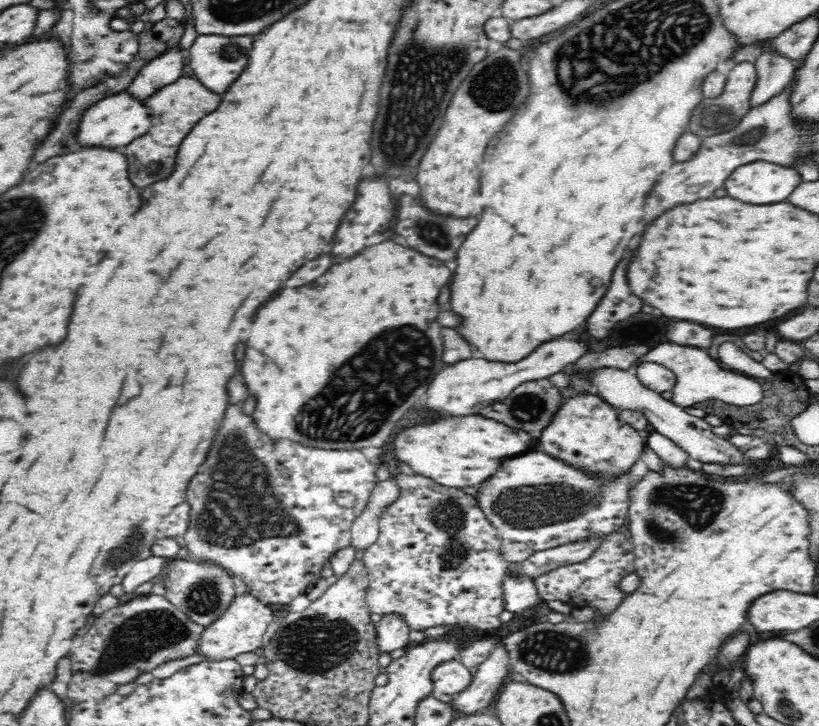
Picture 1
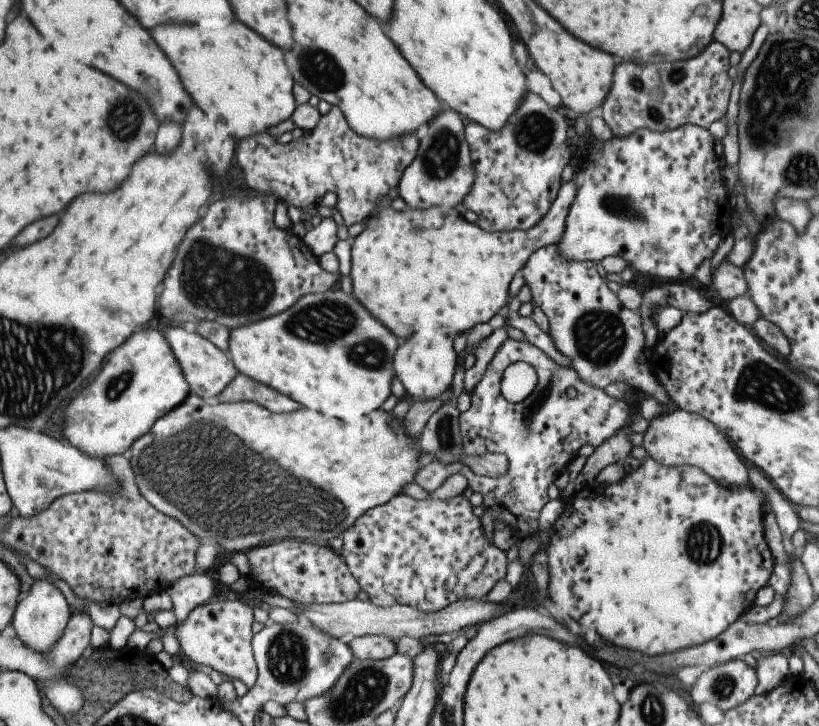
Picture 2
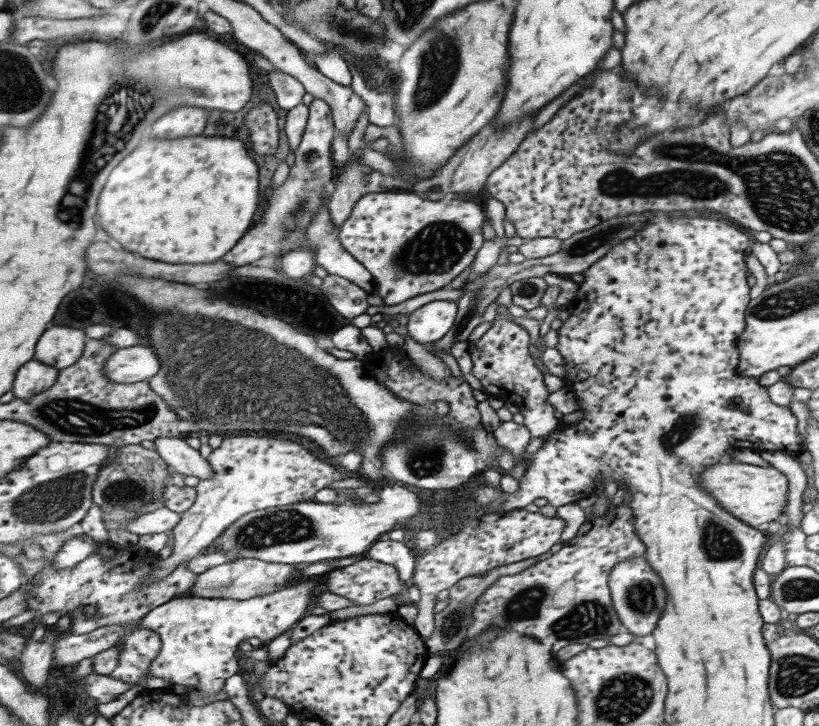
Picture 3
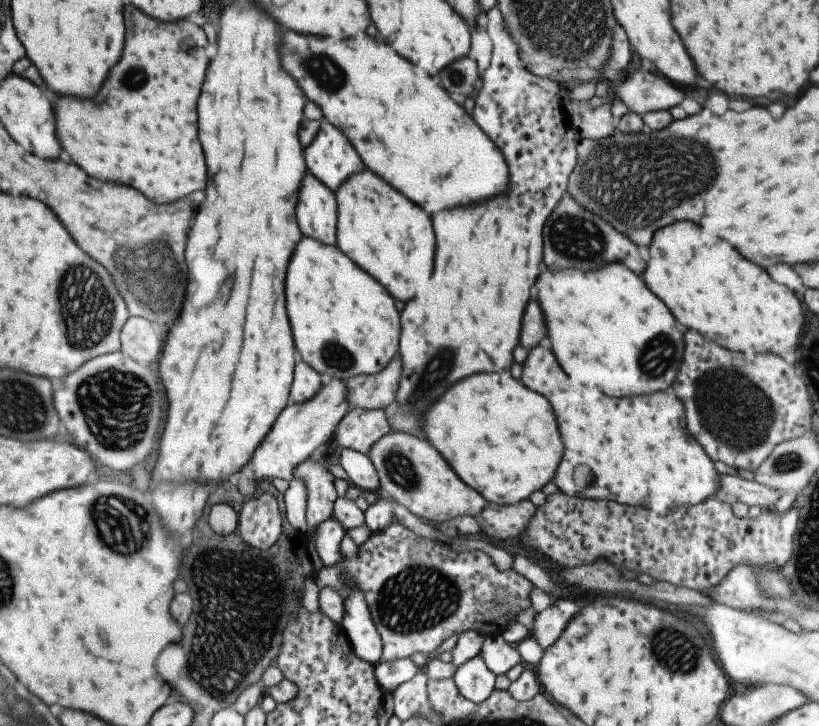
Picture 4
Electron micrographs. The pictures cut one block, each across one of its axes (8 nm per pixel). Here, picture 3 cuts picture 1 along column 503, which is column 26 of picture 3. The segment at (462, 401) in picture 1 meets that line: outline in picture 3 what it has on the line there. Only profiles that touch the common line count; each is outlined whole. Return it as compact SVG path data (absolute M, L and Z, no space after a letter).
M29 360L15 372L11 392L15 398L29 398L55 384L58 370L37 360Z

